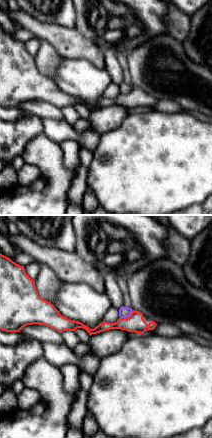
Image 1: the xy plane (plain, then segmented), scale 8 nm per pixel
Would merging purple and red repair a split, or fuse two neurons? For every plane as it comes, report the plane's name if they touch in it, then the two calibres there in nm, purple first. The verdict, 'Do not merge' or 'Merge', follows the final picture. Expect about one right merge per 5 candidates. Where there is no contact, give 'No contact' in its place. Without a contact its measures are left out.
Touches purple in xy. Thickness 90 nm (purple) against 140 nm

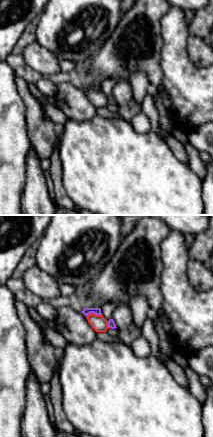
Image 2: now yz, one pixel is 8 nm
Touches purple in yz. Thickness 60 nm (purple) against 120 nm

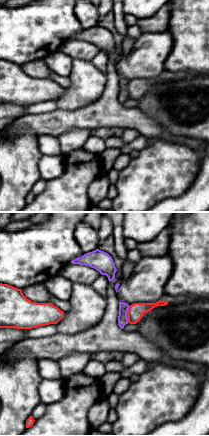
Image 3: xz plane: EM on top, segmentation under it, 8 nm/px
Touches purple in xz. Thickness 80 nm (purple) against 120 nm

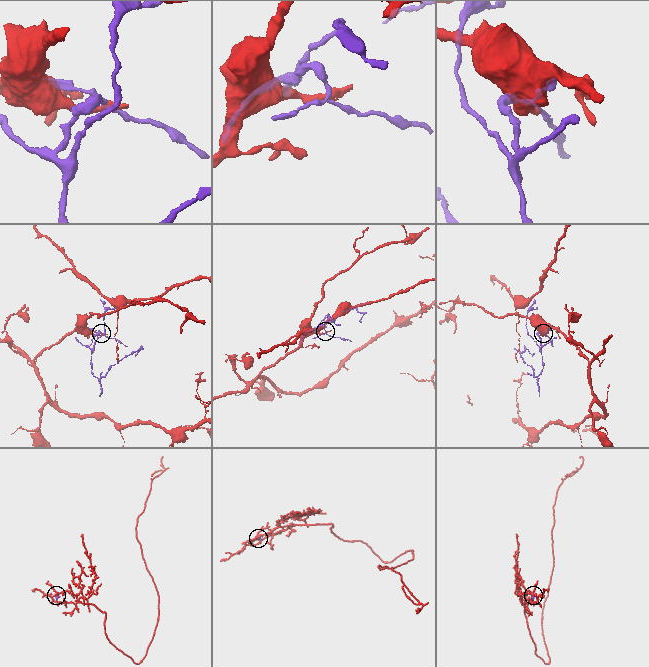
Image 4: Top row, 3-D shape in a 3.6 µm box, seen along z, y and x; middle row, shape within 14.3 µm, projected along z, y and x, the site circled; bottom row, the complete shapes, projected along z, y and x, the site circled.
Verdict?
Do not merge

